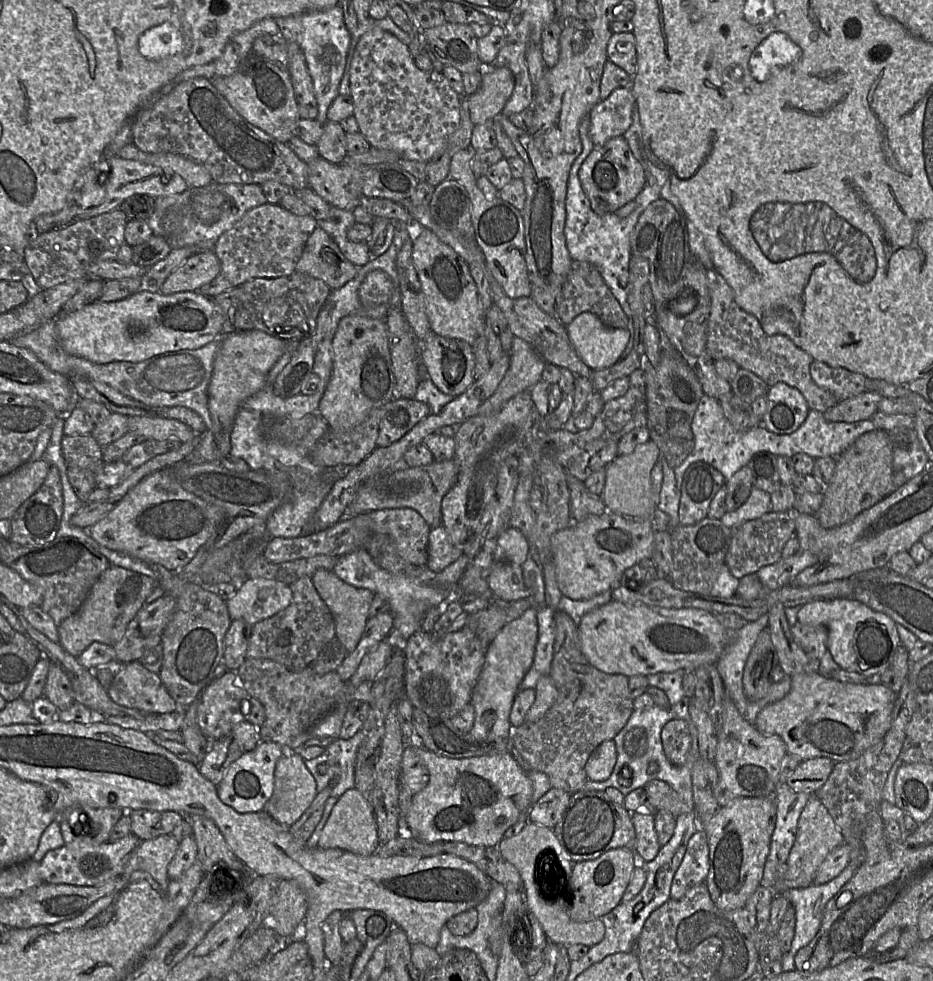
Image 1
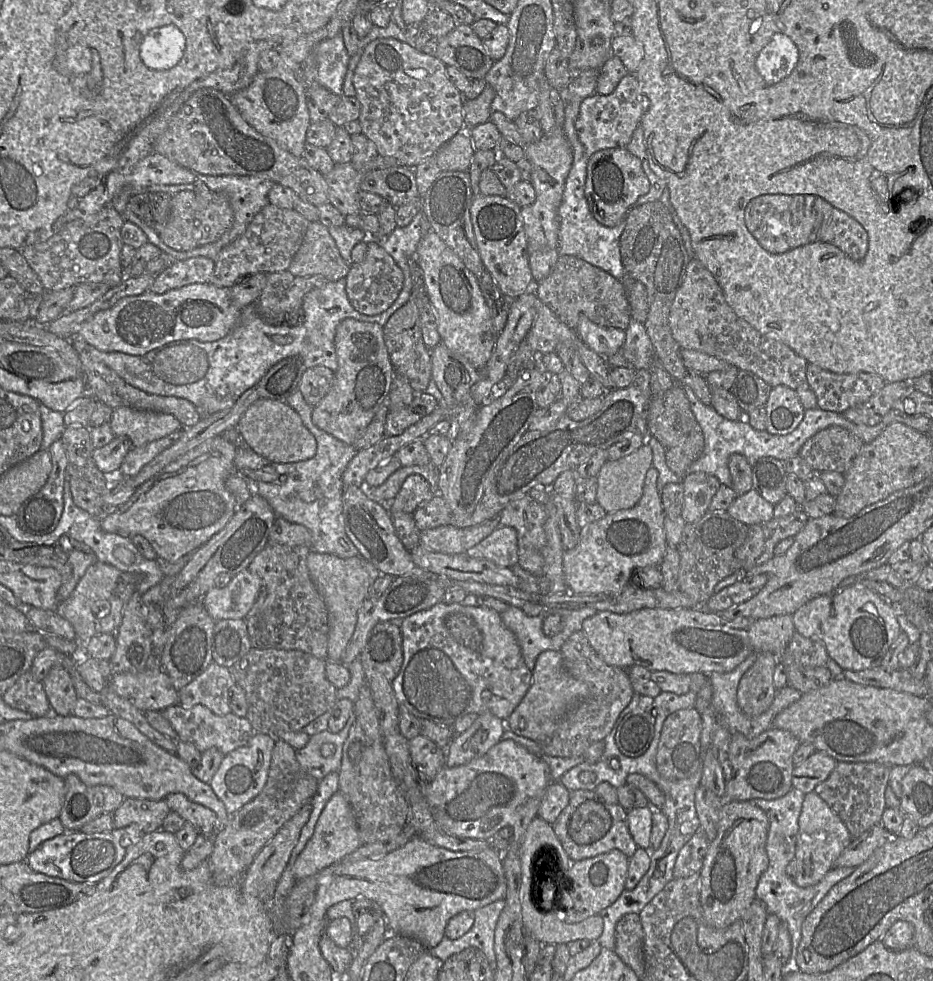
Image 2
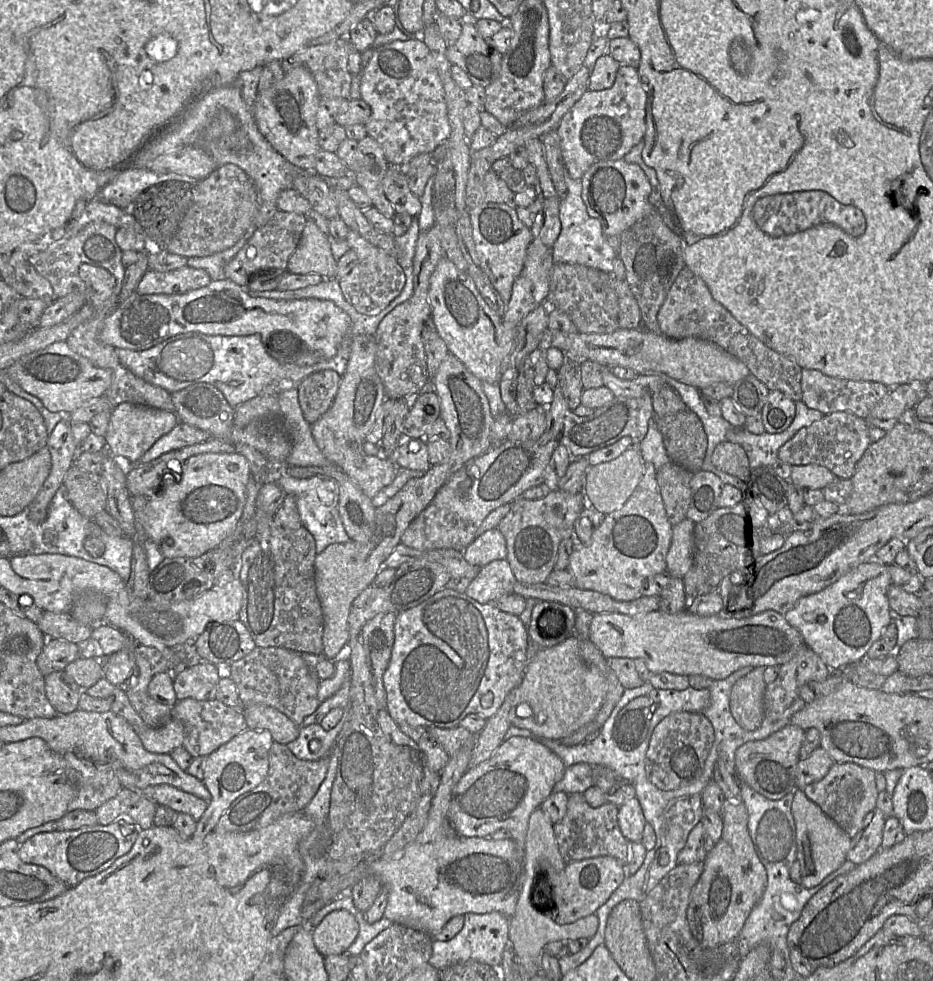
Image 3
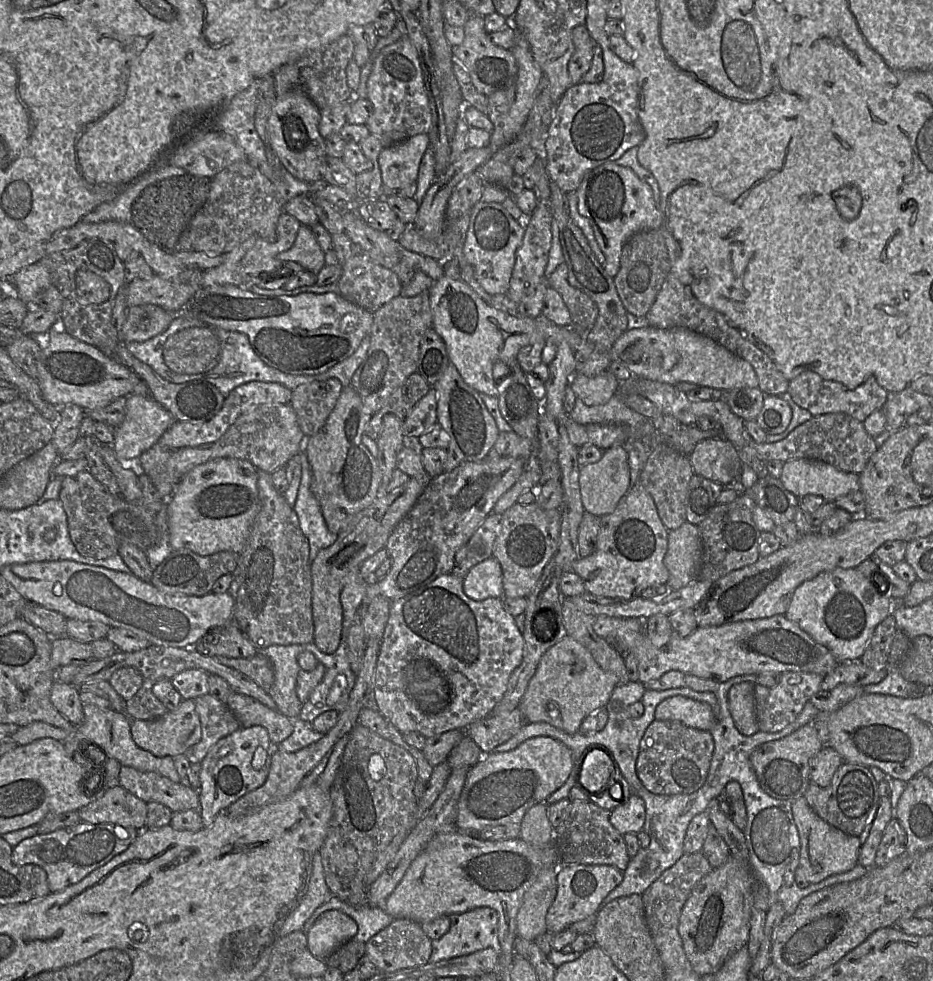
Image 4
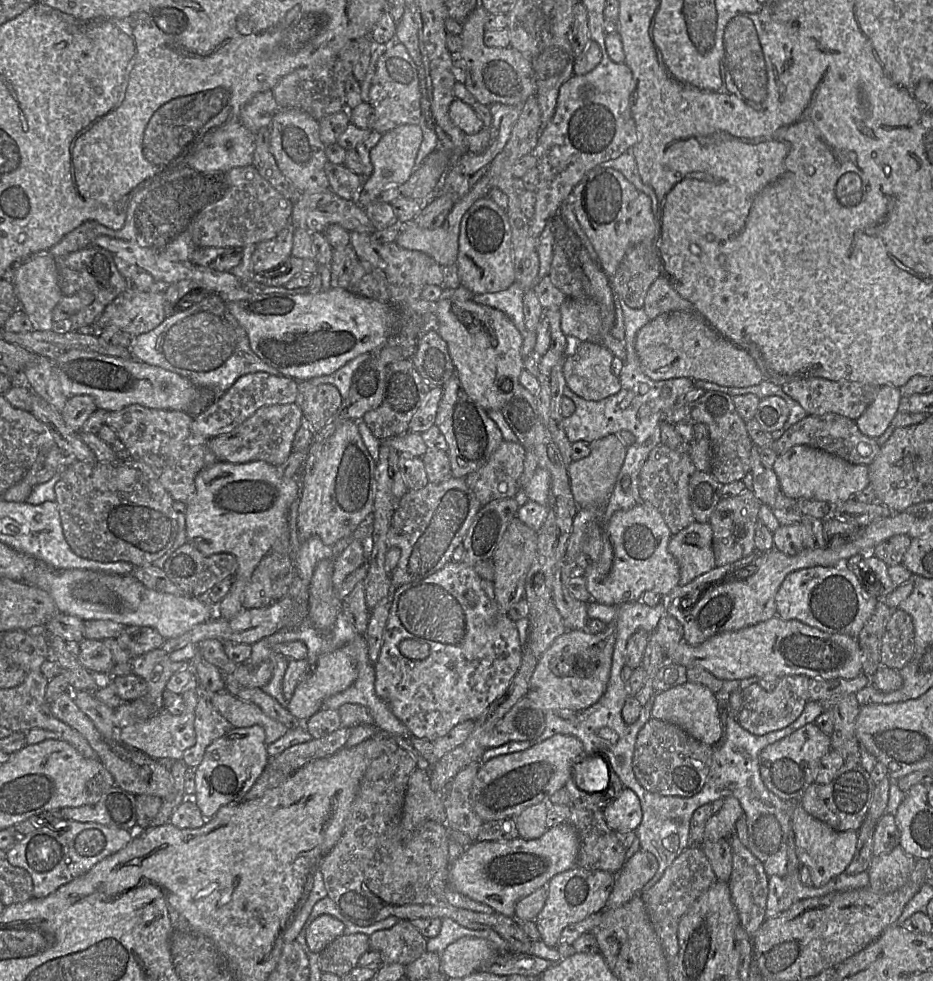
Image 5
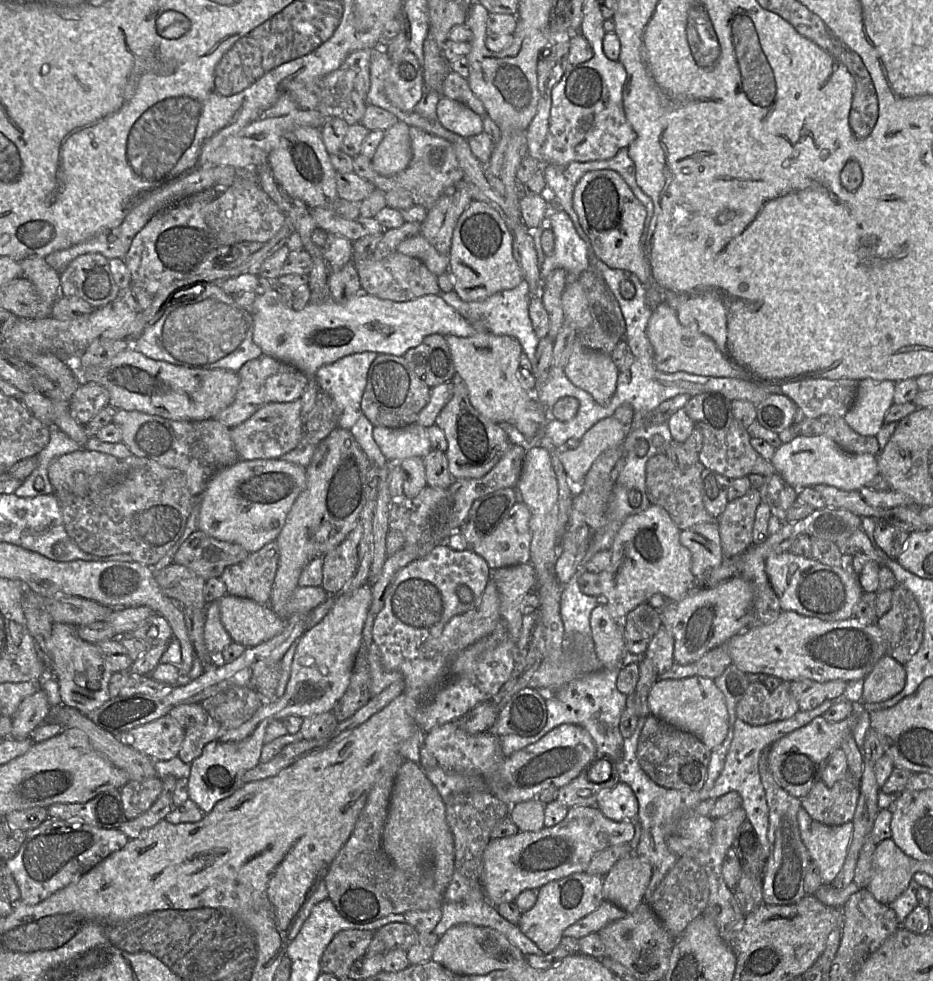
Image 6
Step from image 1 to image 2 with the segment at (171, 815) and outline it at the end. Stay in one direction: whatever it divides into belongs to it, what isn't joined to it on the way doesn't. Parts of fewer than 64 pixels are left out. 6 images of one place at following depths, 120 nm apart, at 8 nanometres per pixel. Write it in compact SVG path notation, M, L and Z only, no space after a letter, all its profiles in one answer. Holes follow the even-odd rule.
M125 798L113 812L114 828L137 825L144 834L154 832L161 829L170 811L165 800Z

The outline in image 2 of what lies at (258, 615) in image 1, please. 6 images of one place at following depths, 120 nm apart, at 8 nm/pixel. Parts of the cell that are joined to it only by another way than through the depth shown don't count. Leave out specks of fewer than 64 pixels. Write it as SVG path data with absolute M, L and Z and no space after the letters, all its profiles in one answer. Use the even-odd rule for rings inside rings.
M249 570L233 577L224 588L211 588L200 600L210 617L217 621L244 619L262 588L261 578Z

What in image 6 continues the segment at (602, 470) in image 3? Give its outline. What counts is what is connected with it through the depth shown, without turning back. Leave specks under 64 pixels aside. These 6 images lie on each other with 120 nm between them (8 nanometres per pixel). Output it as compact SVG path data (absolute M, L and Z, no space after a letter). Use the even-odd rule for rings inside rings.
M612 416L595 424L583 436L576 449L559 453L567 482L574 495L581 493L584 479L596 459L606 450L622 446L625 437L623 425Z

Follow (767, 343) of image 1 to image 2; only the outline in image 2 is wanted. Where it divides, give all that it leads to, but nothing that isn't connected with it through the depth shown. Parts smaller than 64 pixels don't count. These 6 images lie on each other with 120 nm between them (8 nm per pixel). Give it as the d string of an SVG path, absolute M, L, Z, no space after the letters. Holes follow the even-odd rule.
M697 259L687 267L669 313L672 335L681 348L701 351L724 360L739 370L750 371L771 387L785 385L798 395L805 409L819 408L807 380L808 362L785 343L769 338L737 316L712 275Z

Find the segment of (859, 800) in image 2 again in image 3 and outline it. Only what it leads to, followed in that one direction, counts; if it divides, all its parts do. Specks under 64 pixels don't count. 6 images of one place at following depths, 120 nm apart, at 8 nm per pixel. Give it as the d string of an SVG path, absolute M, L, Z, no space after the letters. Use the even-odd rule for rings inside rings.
M835 762L827 775L822 780L807 785L804 793L853 838L861 830L867 815L877 808L879 791L874 770L855 763Z

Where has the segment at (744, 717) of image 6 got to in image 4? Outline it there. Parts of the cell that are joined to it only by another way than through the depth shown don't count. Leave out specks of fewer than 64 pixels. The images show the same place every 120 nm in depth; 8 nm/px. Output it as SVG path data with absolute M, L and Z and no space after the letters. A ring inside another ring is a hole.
M784 672L780 682L774 687L755 684L755 710L759 731L775 733L792 723L810 701L819 692L824 676L810 672Z

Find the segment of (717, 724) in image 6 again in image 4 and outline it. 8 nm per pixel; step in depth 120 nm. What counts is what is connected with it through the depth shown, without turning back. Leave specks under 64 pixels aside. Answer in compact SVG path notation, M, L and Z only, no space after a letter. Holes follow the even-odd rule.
M684 696L666 698L655 710L656 720L676 720L686 726L710 731L717 718L707 703Z

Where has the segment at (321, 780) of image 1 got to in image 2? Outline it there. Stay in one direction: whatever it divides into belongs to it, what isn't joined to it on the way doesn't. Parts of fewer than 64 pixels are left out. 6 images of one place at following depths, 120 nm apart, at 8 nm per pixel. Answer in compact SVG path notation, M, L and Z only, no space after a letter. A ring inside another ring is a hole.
M353 710L341 731L332 733L325 730L310 736L305 747L295 750L301 767L319 781L331 772L339 772L343 745L354 722L355 711ZM325 743L332 743L335 746L336 752L330 757L321 754L320 748Z

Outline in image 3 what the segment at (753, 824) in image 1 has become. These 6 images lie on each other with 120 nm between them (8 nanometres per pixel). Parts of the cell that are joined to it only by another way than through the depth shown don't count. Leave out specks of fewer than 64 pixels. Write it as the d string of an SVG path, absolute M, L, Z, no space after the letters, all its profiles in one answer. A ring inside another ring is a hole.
M726 799L722 807L722 819L722 836L707 853L704 870L692 891L687 910L692 934L707 948L715 948L738 939L768 882L767 870L756 854L749 834L749 817L745 804Z

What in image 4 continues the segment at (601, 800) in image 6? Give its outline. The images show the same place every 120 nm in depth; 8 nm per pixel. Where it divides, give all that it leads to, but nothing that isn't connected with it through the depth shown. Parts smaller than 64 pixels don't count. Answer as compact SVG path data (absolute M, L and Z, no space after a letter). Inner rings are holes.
M632 794L629 799L611 811L609 821L622 835L642 831L646 817L644 800Z

